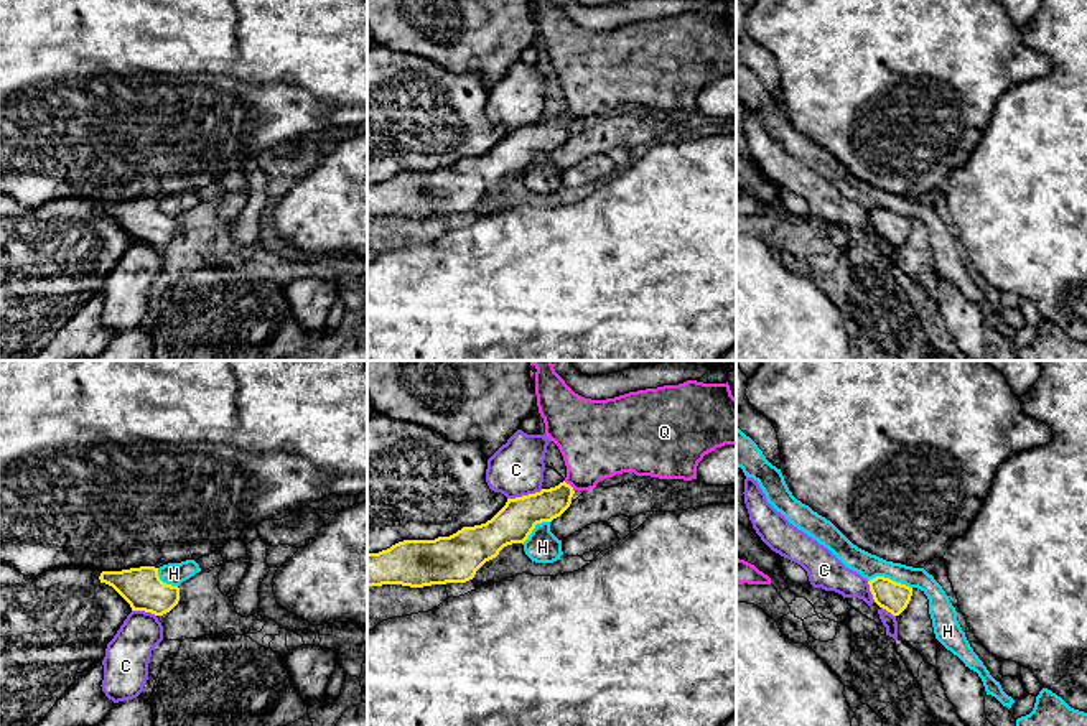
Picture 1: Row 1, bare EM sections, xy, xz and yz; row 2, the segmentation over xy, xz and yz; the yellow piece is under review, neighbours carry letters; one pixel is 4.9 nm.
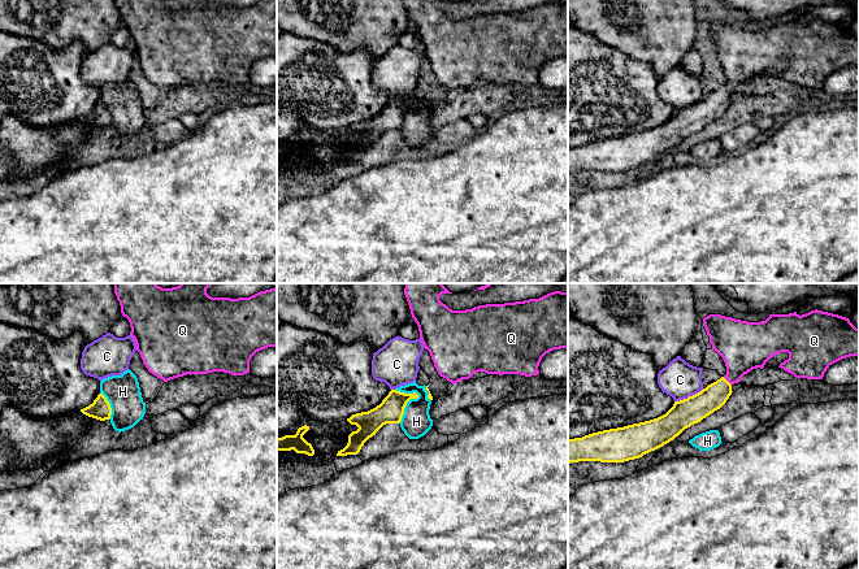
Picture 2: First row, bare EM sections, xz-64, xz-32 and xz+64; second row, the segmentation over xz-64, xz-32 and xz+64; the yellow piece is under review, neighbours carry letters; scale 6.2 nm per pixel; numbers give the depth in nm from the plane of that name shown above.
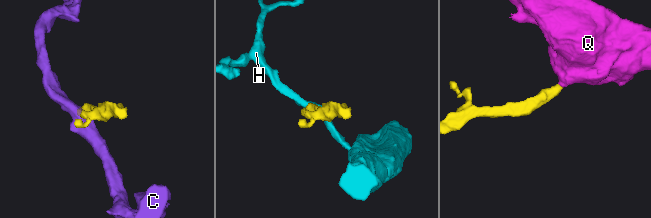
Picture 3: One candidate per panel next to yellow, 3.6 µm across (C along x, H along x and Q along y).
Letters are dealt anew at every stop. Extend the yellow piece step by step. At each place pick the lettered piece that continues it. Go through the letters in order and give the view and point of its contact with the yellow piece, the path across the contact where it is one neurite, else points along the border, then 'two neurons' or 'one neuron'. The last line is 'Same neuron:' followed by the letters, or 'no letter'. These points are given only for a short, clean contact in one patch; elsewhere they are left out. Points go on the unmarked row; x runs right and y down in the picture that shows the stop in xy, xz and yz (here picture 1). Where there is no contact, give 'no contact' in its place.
C: xz (524, 127) | along xz (542, 120), (508, 130) | two neurons
H: yz (888, 209) | along yz (868, 211), (888, 208), (911, 219) | two neurons
Q: xz (570, 117) | across xz (527, 142), (555, 132), (570, 117), (583, 104), (595, 73) | one neuron
Same neuron: Q

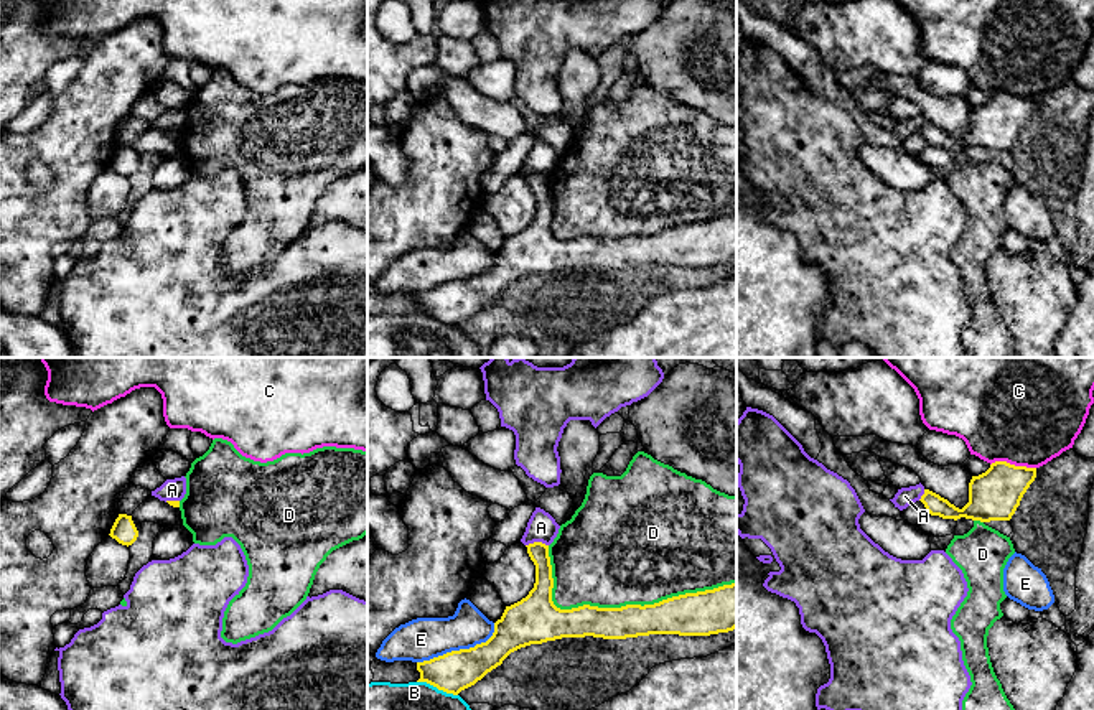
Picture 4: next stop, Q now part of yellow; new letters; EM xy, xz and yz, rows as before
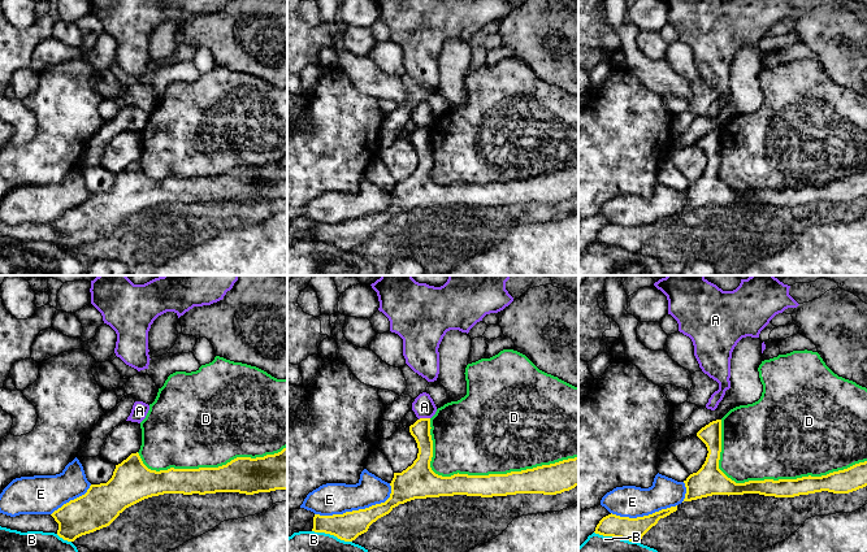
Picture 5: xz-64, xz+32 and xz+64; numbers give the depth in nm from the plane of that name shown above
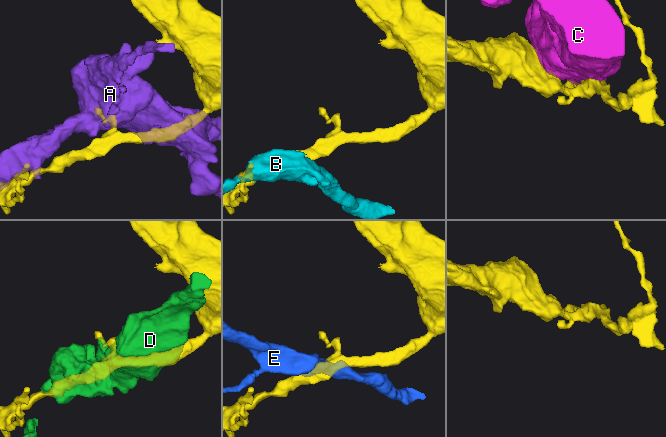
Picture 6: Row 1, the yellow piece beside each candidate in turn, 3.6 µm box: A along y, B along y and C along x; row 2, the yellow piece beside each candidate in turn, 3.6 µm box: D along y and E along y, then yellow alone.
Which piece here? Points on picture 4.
A: xz (536, 173) | along xz (547, 175), (529, 173), (526, 177) | two neurons
B: xz (437, 318) | along xz (417, 312), (425, 312), (457, 326) | two neurons
C: yz (1014, 96) | two neurons
D: xz (617, 239) | two neurons
E: xz (460, 280) | two neurons
Same neuron: no letter

